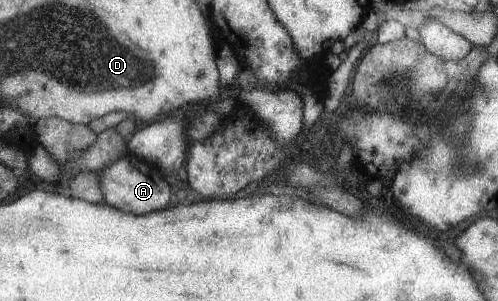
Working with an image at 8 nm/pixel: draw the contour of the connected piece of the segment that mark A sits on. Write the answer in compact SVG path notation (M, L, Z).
M128 152L125 157L116 160L110 166L103 168L99 172L101 175L101 185L105 194L105 202L118 210L127 213L145 215L162 210L170 204L172 188L166 182L166 177L157 165L143 166L142 160Z

